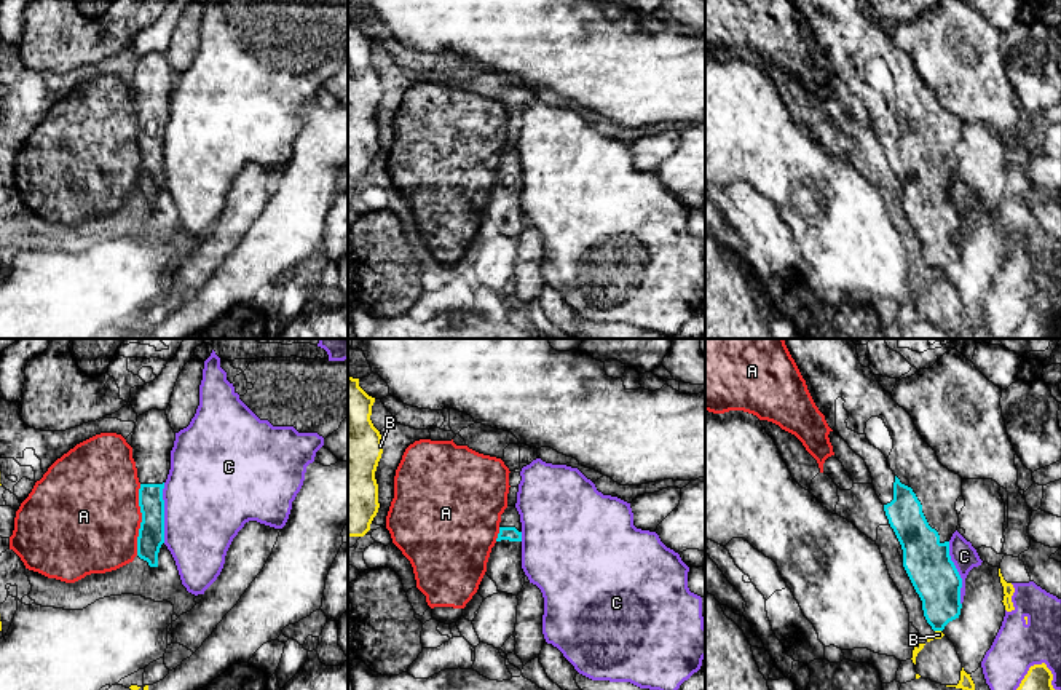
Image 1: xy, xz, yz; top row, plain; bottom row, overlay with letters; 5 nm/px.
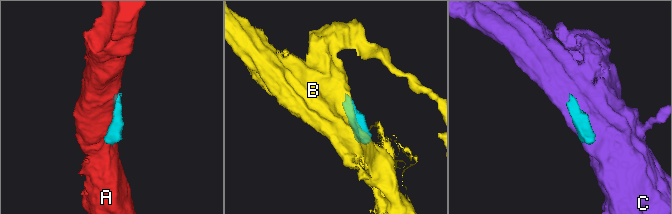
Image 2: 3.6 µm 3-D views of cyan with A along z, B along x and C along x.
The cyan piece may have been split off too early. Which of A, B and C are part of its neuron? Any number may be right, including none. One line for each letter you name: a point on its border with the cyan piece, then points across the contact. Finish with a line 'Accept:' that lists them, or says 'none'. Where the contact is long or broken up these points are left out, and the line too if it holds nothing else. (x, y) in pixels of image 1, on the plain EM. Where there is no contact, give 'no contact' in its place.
Accept: none

